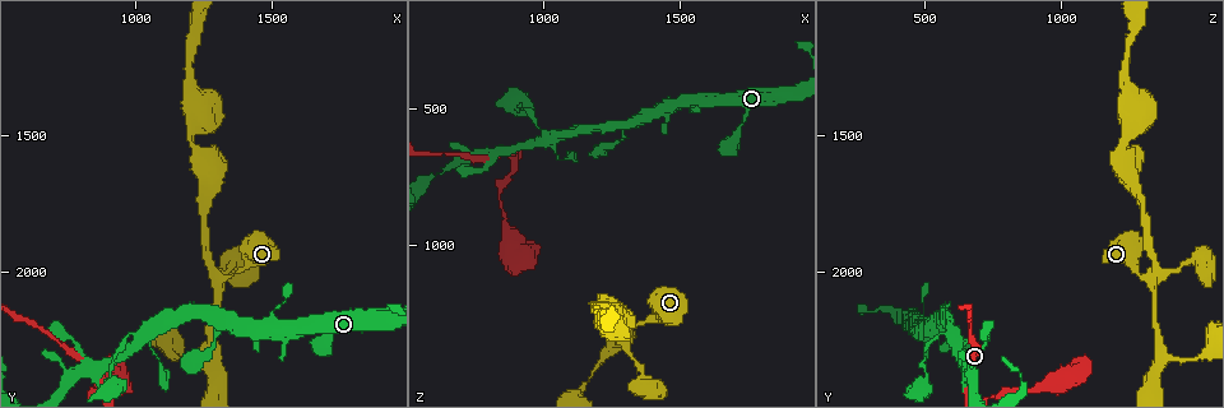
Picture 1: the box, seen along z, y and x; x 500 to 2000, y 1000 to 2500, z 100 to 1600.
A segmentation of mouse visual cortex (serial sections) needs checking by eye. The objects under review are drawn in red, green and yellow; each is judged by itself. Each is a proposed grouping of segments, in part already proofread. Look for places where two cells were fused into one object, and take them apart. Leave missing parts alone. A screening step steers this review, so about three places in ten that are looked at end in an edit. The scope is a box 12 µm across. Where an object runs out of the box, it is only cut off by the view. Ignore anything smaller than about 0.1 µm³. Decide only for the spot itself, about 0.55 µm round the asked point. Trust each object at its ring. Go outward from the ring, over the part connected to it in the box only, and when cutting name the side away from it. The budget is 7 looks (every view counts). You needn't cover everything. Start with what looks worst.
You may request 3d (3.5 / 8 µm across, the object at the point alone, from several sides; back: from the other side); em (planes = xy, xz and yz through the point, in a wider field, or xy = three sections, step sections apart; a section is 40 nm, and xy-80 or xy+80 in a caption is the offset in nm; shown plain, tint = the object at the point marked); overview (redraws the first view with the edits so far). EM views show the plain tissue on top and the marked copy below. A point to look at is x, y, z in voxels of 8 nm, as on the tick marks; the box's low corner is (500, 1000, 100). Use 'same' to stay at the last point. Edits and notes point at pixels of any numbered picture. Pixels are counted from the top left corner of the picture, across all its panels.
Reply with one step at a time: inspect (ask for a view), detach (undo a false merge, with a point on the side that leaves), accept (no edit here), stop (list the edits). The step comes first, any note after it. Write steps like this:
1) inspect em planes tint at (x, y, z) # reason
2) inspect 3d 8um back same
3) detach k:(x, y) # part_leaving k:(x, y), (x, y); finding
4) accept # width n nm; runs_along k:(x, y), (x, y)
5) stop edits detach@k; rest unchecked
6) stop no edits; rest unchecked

inspect 3d 3.5um at (1310, 2020, 1320) # narrows sharply

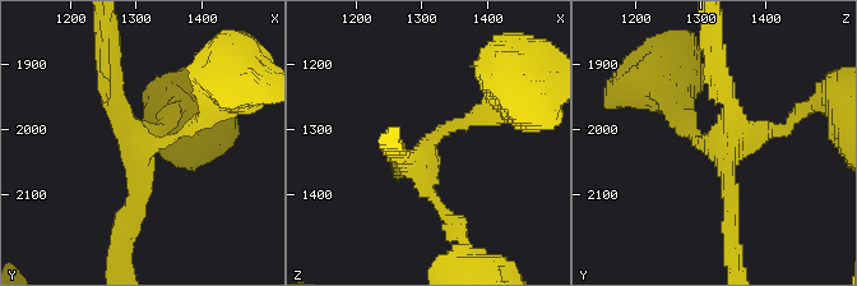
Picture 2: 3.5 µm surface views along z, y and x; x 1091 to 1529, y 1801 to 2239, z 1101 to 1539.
inspect em xy step 2 tint at (1310, 2020, 1315) # arms 4; arm_widths 200, 200, 250, 250 nm; need the tissue

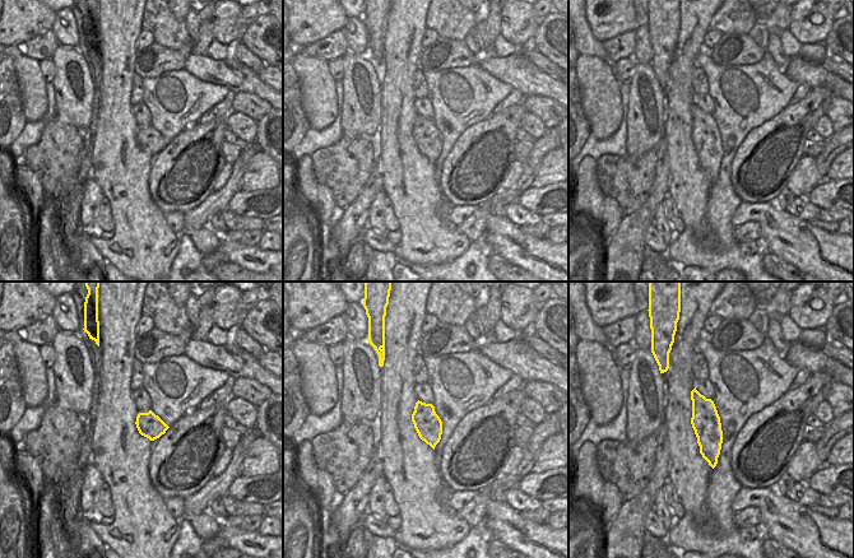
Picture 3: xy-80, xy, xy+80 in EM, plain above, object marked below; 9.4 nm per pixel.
accept # width 260 nm; runs_along 2:(496, 109), (449, 124), (415, 161), (390, 147); continuous, no second cell

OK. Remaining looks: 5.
inspect 3d 3.5um at (870, 2400, 660) # abrupt turn

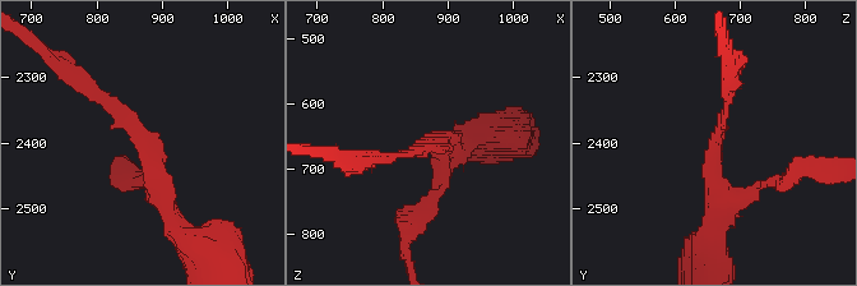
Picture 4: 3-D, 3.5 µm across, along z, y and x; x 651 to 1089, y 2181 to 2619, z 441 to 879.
inspect em xy step 5 tint at (875, 2405, 655)

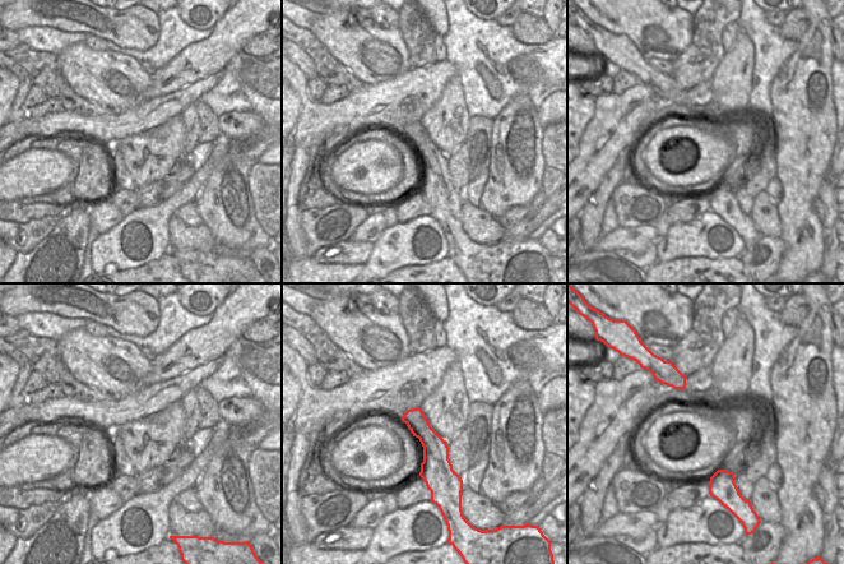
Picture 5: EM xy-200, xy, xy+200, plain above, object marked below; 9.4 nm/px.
accept # width 240 nm; runs_along 4:(87, 84), (138, 128), (157, 194); continuous, no second cell

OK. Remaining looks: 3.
inspect 3d 3.5um at (1280, 2290, 1370) # a fork

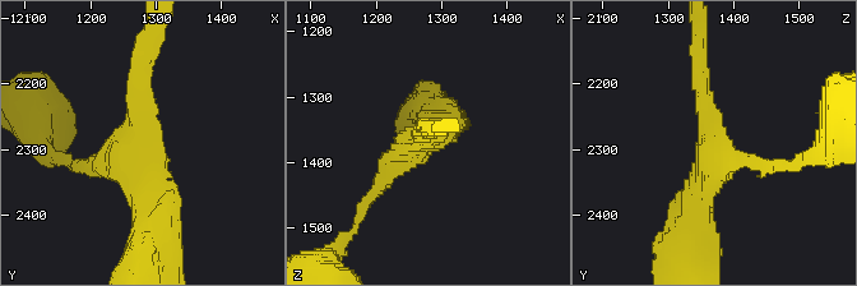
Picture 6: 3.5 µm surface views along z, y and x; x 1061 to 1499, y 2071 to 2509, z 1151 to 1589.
inspect em xy step 3 tint at (1275, 2295, 1370) # arms 3; arm_widths 200, 250, 300 nm

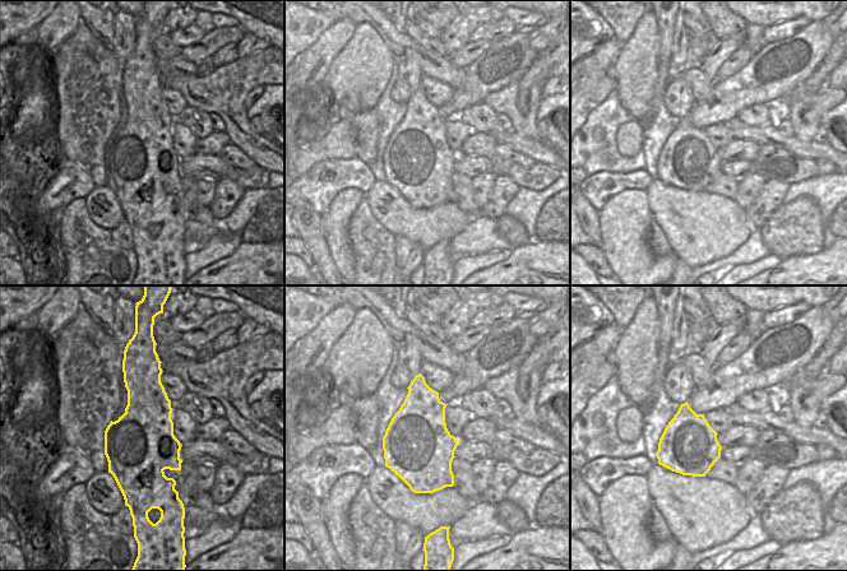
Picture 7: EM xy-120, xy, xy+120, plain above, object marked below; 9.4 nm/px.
accept # width 650 nm; runs_along 6:(699, 63), (712, 148), (770, 164); one cell here

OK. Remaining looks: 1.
stop no edits; rest unchecked

